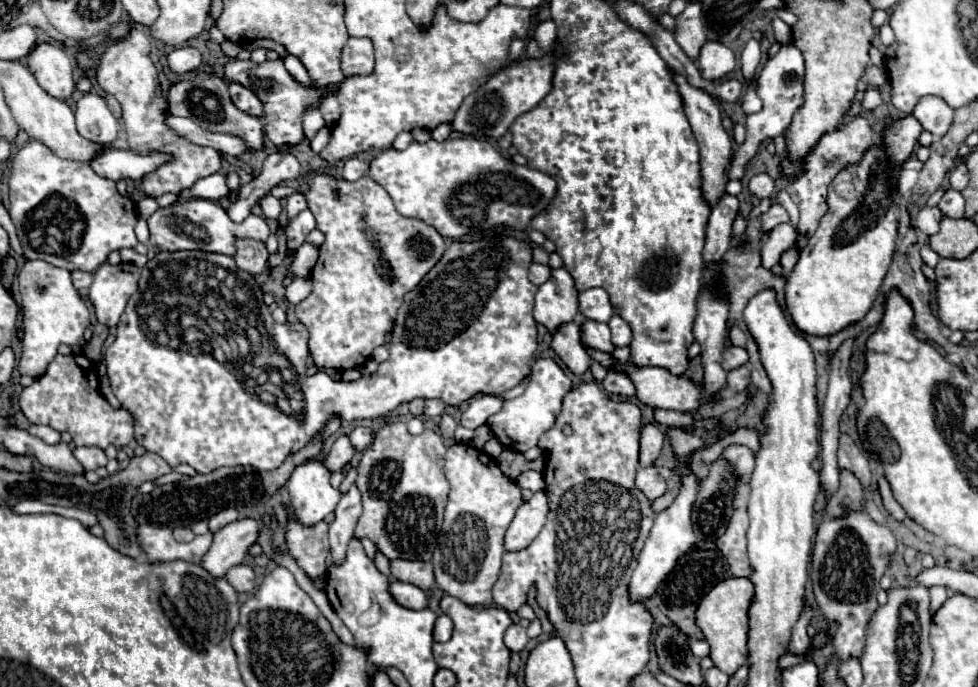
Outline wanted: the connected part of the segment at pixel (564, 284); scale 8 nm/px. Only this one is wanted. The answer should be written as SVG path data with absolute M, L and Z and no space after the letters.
M557 268L553 270L551 280L545 282L535 296L533 318L555 334L563 324L575 320L579 312L577 296L579 292L573 276L565 268Z

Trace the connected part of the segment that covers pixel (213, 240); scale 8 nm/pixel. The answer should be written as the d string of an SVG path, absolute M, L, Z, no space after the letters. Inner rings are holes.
M191 198L191 200L177 200L175 204L167 208L159 208L149 220L149 230L151 230L151 244L155 244L161 250L205 250L205 252L219 252L233 256L235 242L237 238L253 238L265 242L269 236L269 226L263 218L251 214L245 222L235 224L227 212L215 204L213 200L201 200L201 198Z

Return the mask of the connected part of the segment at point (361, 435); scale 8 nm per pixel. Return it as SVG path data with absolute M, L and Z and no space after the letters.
M355 428L351 434L349 434L349 442L353 442L353 448L357 450L357 452L361 452L361 450L365 450L369 444L371 444L371 440L373 440L373 432L369 430L369 428Z

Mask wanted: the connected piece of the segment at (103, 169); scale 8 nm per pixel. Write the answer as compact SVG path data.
M107 146L89 162L89 166L95 170L95 174L103 178L109 178L115 182L123 178L131 178L137 182L167 160L171 160L171 156L161 154L161 152L139 156L131 150L117 150L117 148Z

